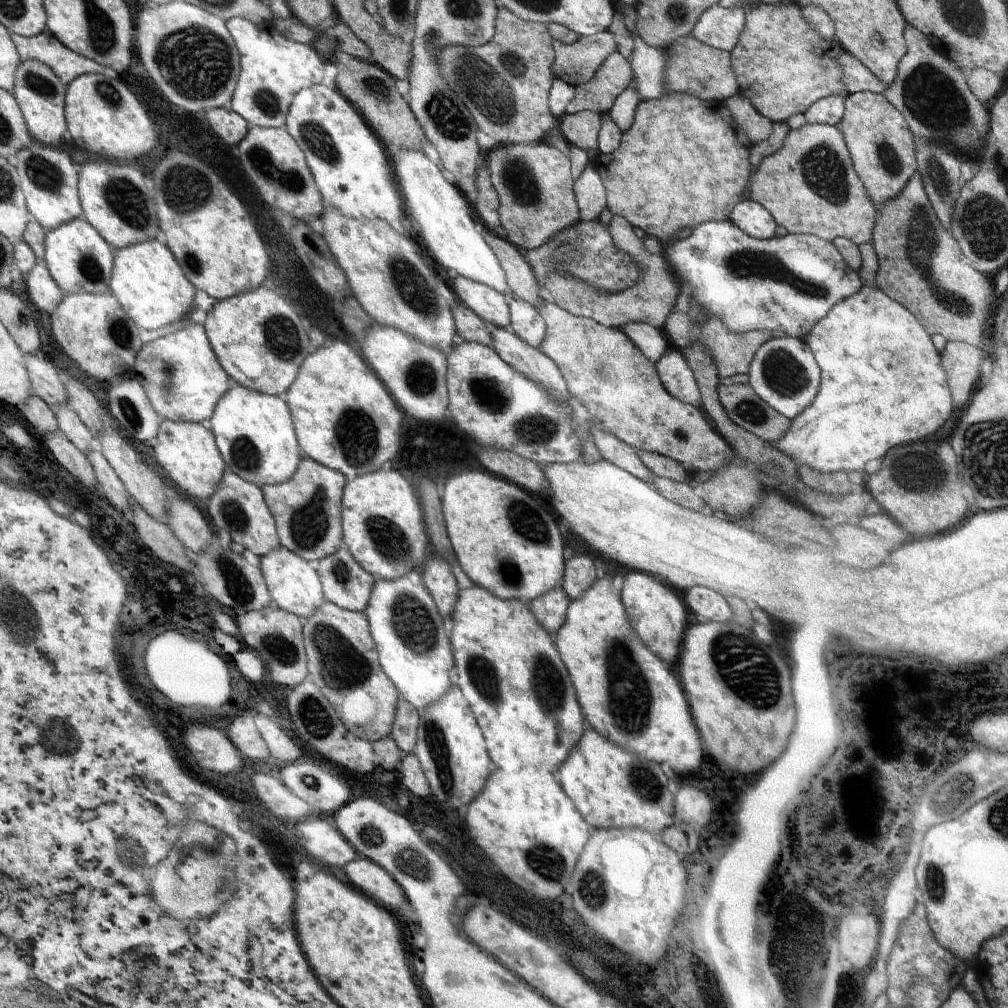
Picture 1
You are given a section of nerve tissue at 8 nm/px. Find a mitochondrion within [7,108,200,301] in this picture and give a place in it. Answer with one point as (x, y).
(122, 195)

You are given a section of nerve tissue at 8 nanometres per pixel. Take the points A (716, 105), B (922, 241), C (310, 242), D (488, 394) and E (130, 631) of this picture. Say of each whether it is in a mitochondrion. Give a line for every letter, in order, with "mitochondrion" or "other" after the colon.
A: other
B: mitochondrion
C: other
D: mitochondrion
E: other

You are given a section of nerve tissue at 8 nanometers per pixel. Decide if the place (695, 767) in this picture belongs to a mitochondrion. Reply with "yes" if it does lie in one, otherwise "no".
no

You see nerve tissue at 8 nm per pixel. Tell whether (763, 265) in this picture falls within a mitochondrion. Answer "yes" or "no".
yes

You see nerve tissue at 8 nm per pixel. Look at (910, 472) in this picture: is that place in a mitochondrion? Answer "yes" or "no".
yes

